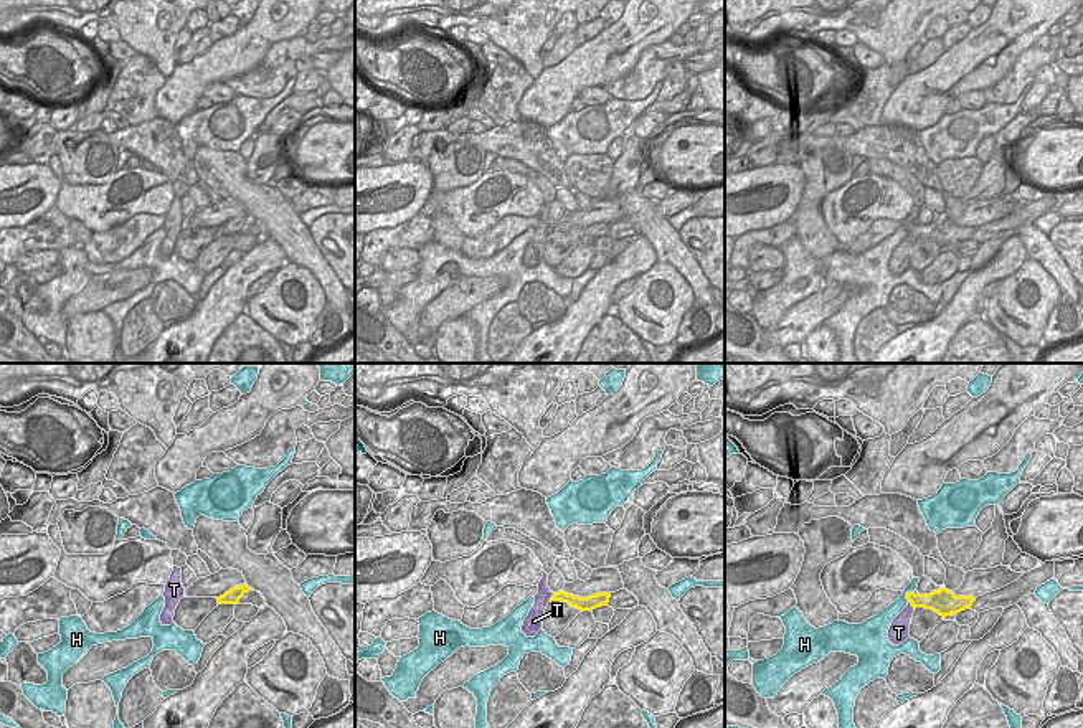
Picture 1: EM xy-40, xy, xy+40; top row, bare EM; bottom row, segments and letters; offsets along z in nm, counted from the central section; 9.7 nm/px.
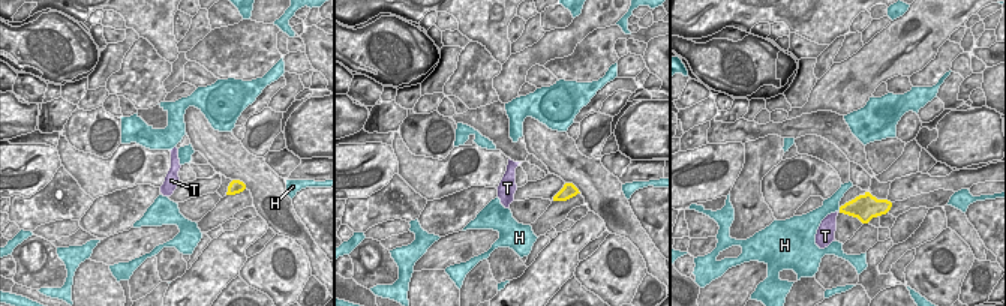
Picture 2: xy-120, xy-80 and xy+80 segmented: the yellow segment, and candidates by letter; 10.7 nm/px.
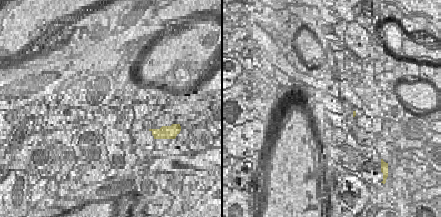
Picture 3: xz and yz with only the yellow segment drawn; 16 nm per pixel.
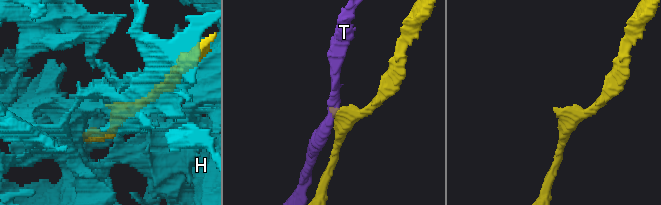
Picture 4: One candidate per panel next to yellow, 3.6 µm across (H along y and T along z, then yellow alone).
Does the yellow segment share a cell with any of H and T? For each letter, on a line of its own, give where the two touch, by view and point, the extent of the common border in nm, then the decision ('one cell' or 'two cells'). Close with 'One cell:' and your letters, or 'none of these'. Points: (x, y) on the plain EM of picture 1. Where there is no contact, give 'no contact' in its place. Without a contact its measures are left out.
H: xy+40 (907, 226) | 120 nm | two cells
T: xy (552, 228) | 120 nm | two cells
One cell: none of these

